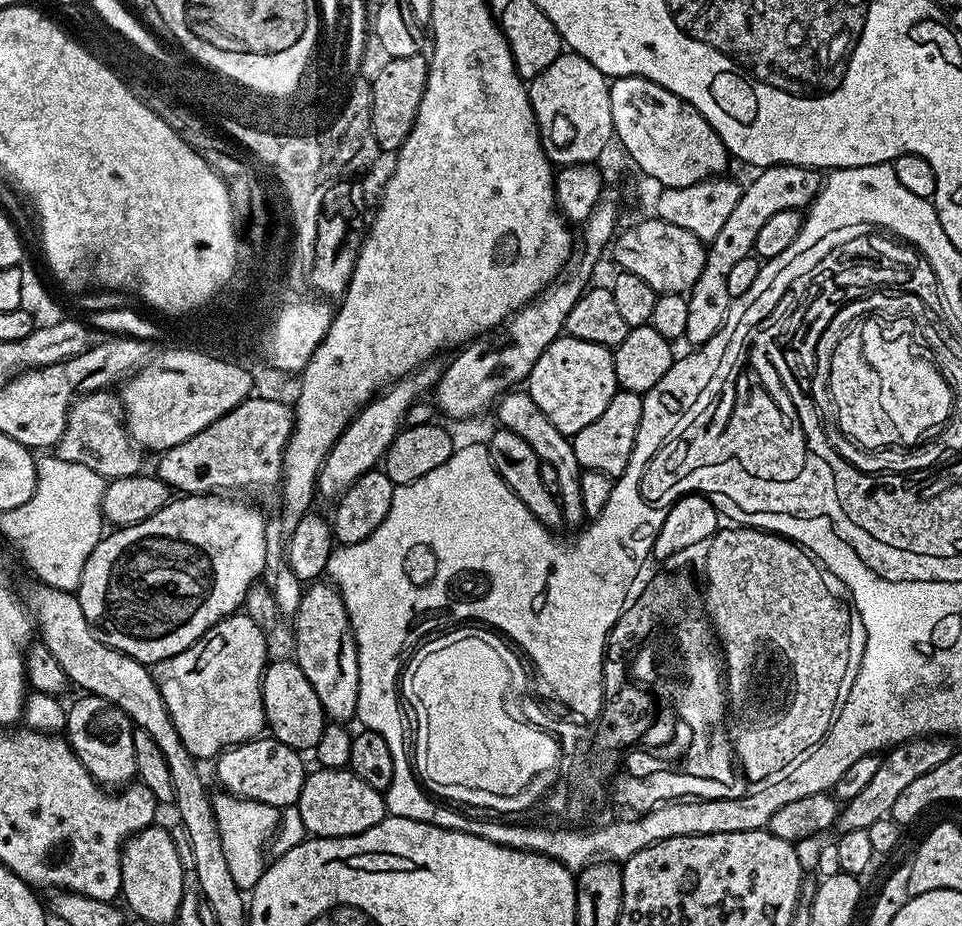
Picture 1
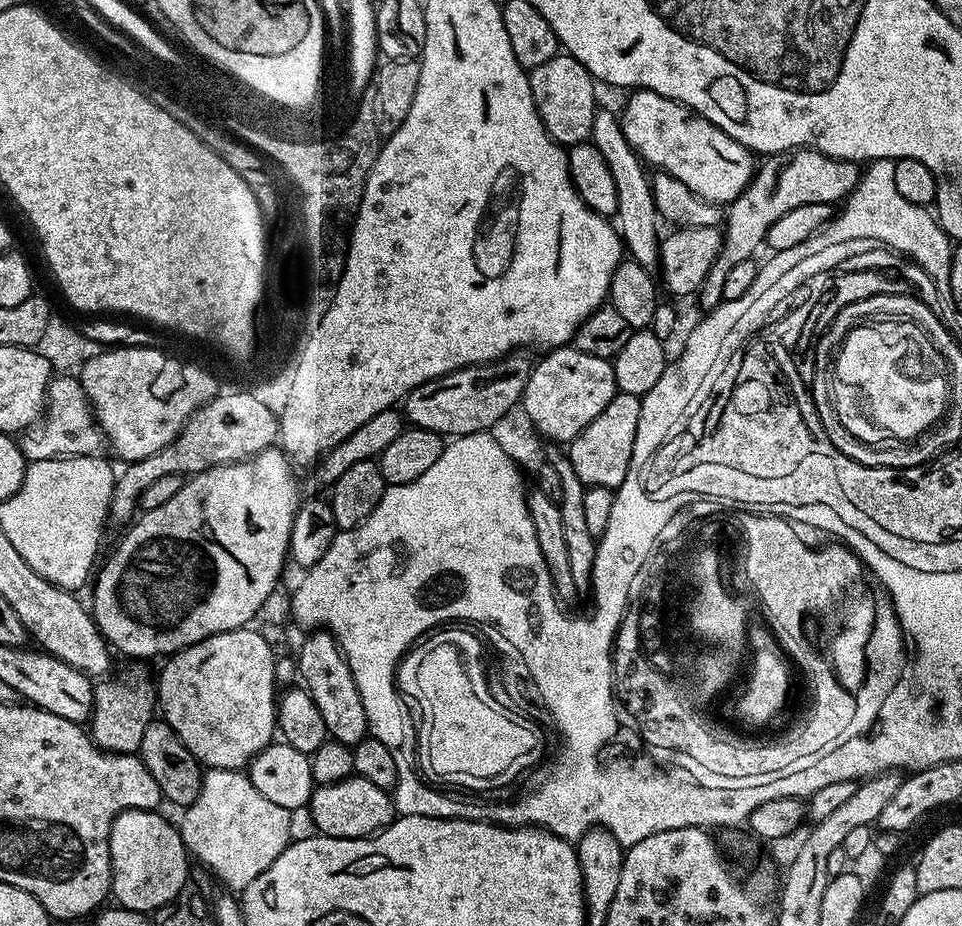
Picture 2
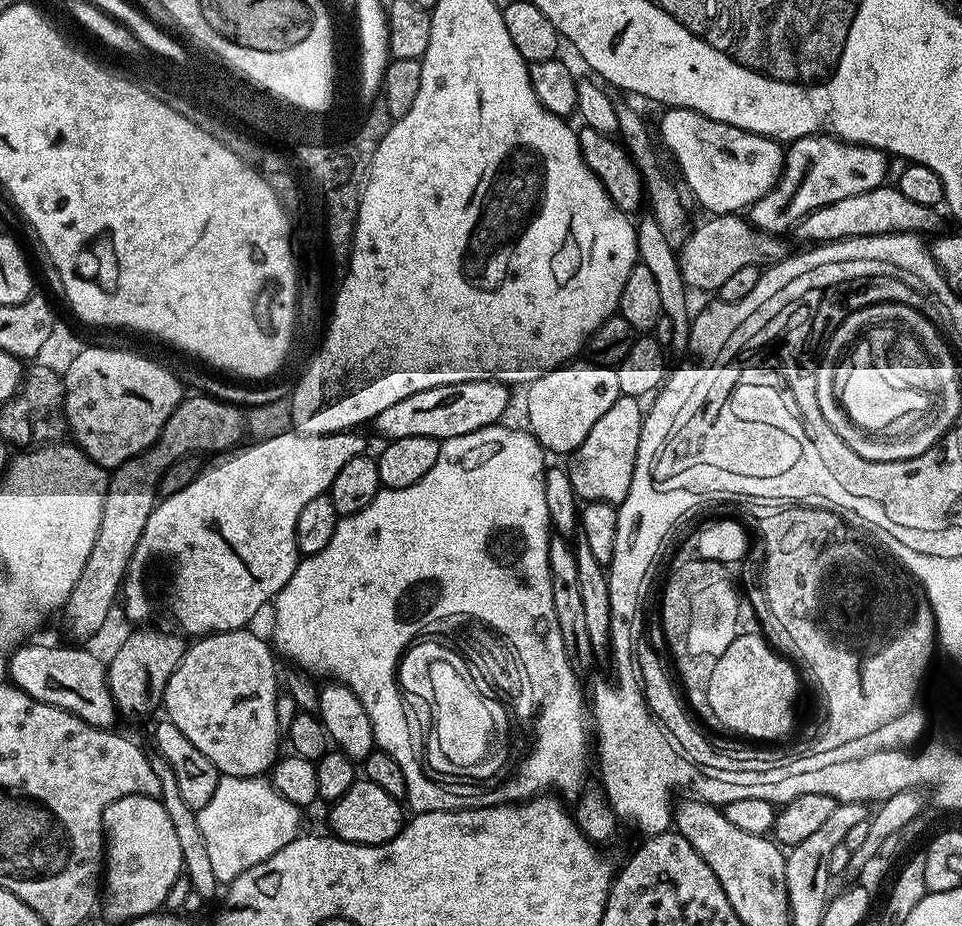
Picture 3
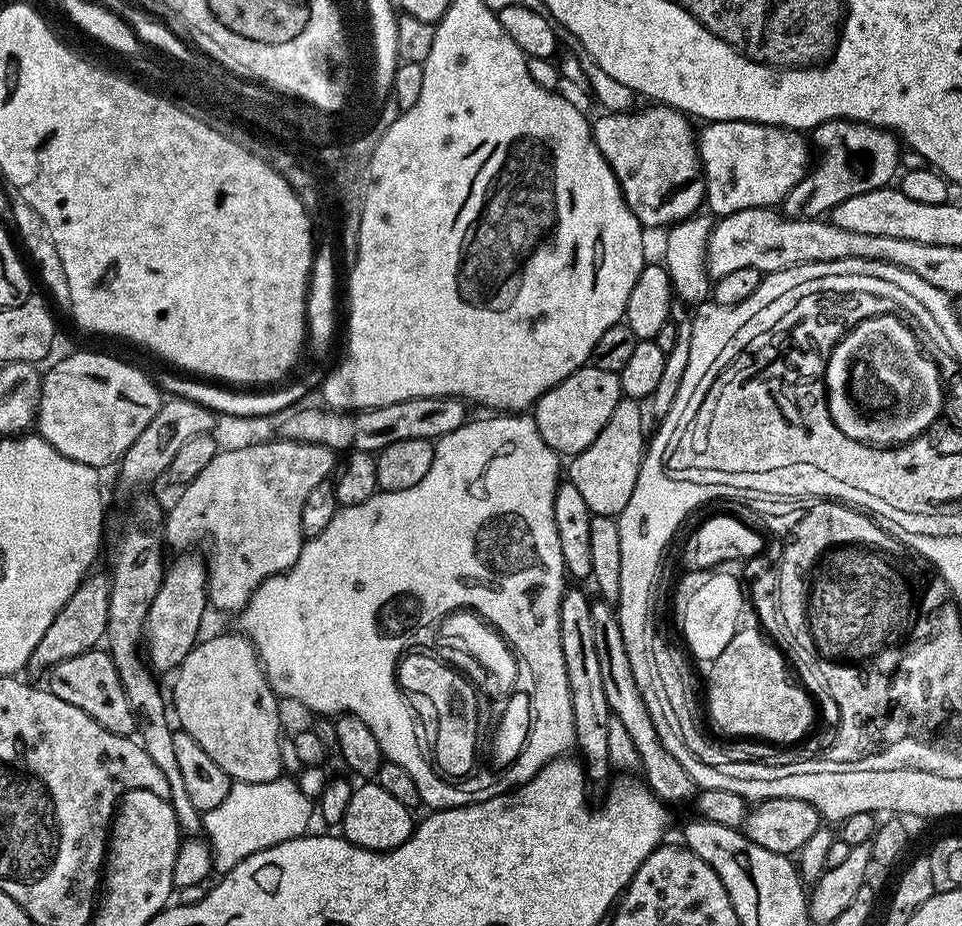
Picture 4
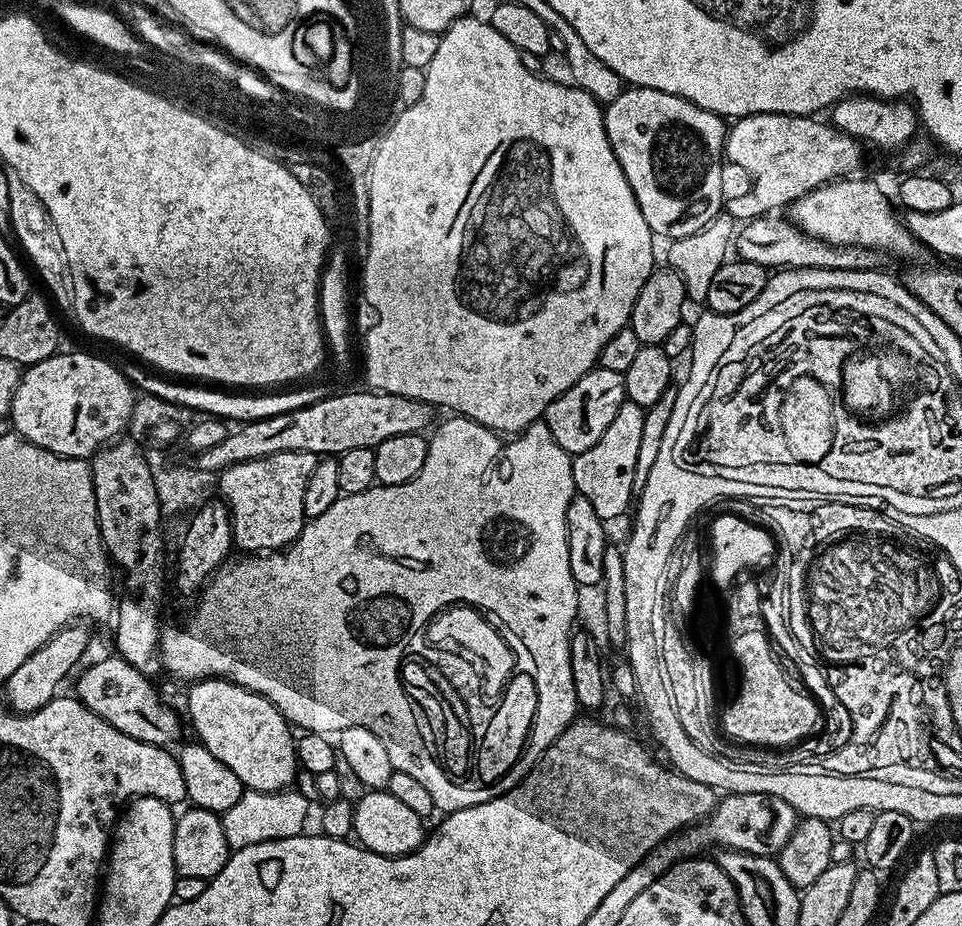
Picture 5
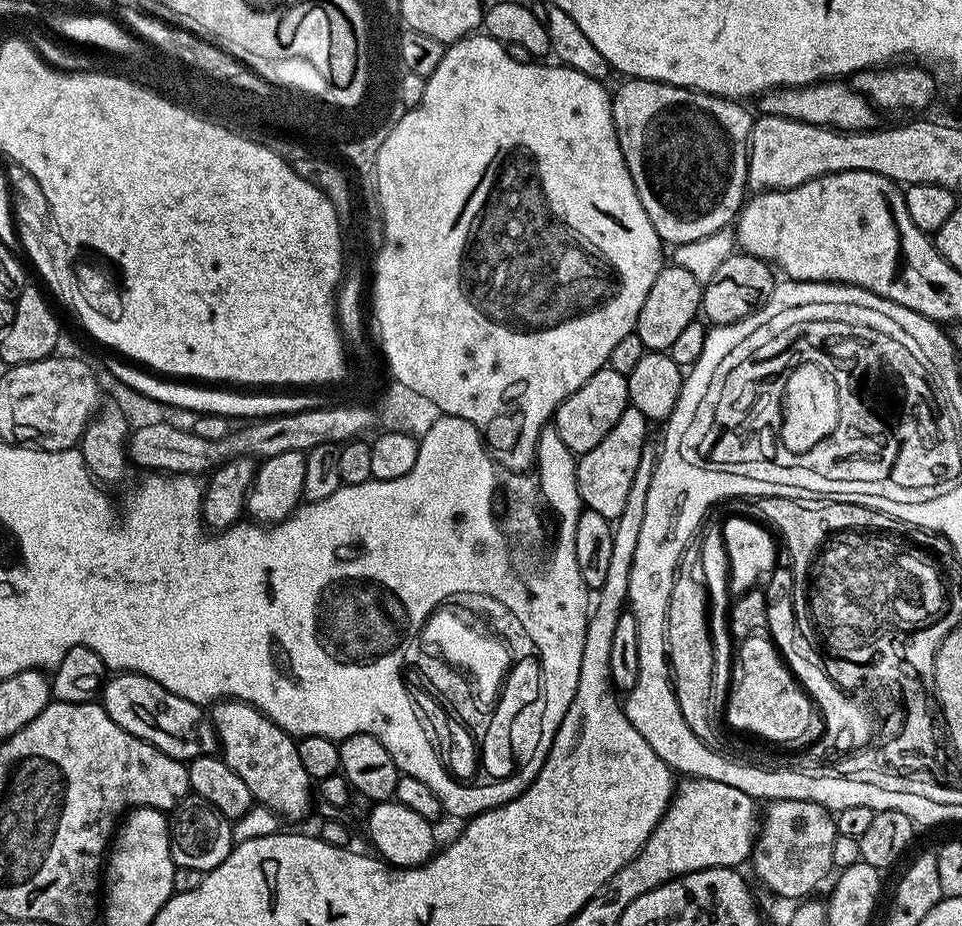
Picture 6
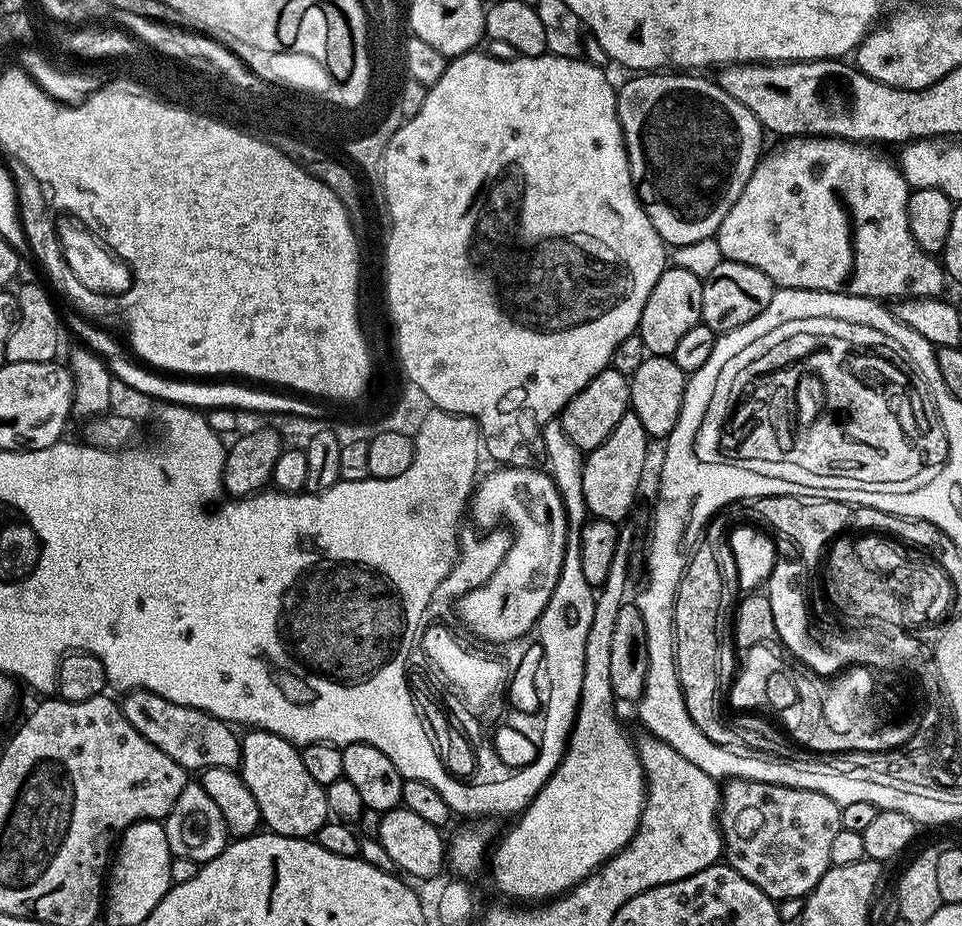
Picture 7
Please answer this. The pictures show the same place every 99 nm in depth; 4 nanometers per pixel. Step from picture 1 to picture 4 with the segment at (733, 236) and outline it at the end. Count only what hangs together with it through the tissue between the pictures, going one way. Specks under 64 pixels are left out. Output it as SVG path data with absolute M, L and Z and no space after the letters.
M831 120L811 129L810 140L815 147L817 144L821 148L820 157L817 160L815 157L808 173L782 202L783 215L791 220L823 217L846 202L846 198L854 198L854 194L889 187L902 168L901 141L895 132L889 132L887 128L858 124L854 120Z

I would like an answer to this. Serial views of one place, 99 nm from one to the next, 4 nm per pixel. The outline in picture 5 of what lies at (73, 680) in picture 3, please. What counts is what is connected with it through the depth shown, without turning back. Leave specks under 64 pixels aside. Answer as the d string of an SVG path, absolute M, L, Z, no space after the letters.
M119 654L111 655L90 665L80 677L75 677L75 699L98 714L98 718L110 722L110 726L122 730L122 734L130 734L130 738L138 738L147 744L172 746L180 736L180 720L175 710L164 704L149 677L130 666L130 662L126 662Z

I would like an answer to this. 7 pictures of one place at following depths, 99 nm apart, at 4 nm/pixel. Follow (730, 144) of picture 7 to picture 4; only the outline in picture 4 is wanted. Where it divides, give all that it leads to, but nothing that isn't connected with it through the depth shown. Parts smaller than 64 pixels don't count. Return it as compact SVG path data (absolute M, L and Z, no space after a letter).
M659 102L653 103L652 108L644 108L641 112L637 110L629 110L627 112L604 112L600 114L597 120L591 121L592 137L598 146L598 150L602 154L602 158L606 158L606 162L610 166L610 170L616 175L616 181L620 184L620 189L624 195L624 201L630 206L630 210L638 218L638 222L648 230L651 228L660 228L659 230L667 229L669 226L678 223L679 220L686 220L690 216L697 215L701 211L702 205L705 203L704 195L704 177L700 166L700 149L698 147L698 132L694 127L693 121L685 116L683 112L679 112L676 108L670 108L666 104Z

